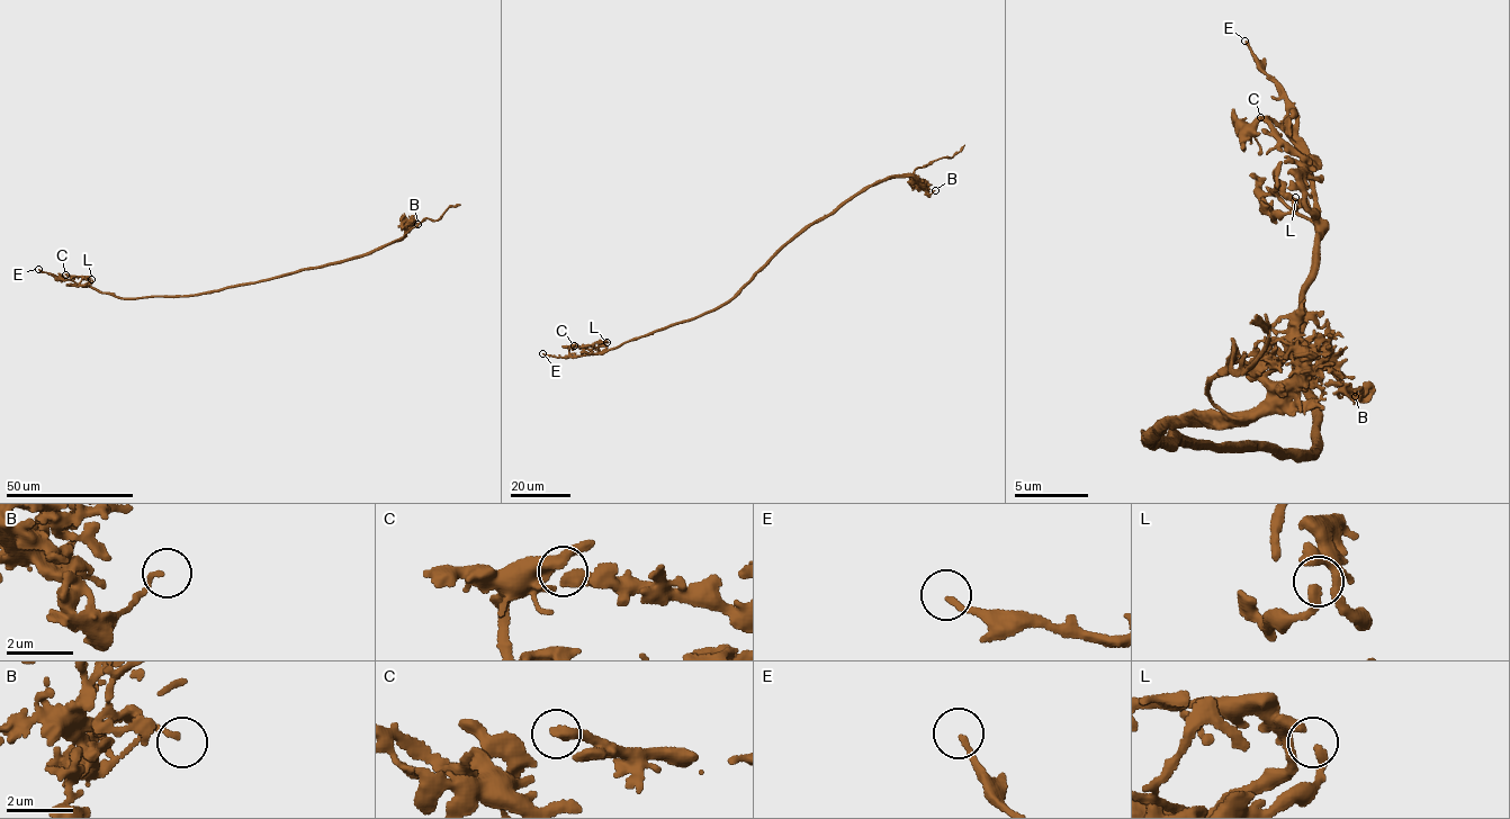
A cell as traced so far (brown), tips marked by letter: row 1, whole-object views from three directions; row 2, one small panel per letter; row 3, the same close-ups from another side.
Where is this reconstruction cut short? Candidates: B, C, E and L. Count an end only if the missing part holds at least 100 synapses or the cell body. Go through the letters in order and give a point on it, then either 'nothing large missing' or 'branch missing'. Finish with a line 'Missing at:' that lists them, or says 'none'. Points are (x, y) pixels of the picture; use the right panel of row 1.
B: (1355, 396) | nothing large missing
C: (1260, 117) | nothing large missing
E: (1245, 41) | nothing large missing
L: (1295, 197) | nothing large missing
Missing at: none

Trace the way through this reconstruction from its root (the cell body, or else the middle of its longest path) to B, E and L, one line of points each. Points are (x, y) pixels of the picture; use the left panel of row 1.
B: (255, 282), (372, 252), (400, 241), (410, 226), (418, 224)
E: (255, 282), (188, 296), (119, 298), (38, 269)
L: (255, 282), (188, 296), (119, 298), (80, 285), (91, 284), (91, 279)

